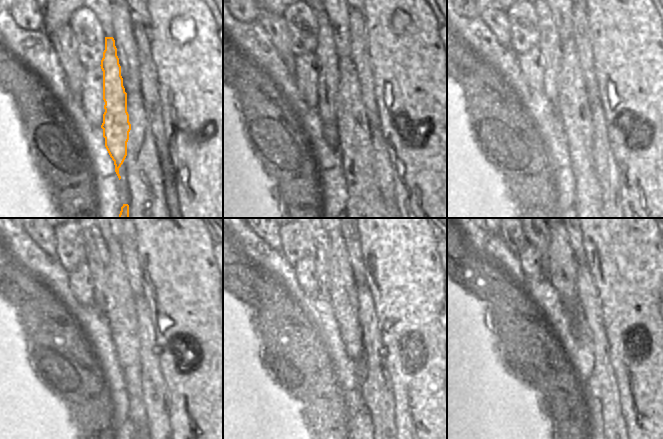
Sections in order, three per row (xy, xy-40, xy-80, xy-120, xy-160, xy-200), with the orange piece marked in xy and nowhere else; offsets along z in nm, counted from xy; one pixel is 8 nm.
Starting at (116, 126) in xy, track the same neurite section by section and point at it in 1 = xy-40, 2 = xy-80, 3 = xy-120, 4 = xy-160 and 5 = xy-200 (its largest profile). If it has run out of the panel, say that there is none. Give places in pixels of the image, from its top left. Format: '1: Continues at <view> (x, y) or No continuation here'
1: Continues at xy-40 (326, 53)
2: Continues at xy-80 (549, 42)
3: Continues at xy-120 (97, 252)
4: Continues at xy-160 (320, 238)
5: Continues at xy-200 (540, 238)

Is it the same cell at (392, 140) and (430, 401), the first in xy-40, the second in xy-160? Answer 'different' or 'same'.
same

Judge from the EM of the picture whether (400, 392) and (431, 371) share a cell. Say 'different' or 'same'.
same

